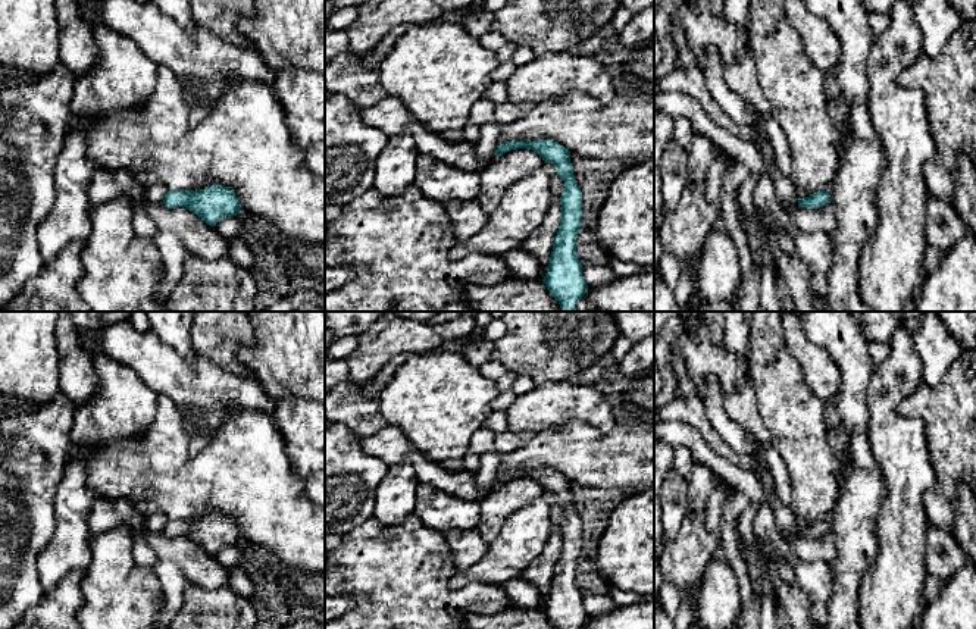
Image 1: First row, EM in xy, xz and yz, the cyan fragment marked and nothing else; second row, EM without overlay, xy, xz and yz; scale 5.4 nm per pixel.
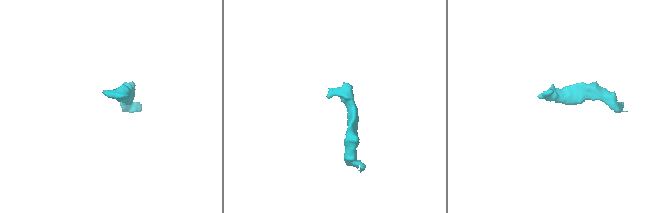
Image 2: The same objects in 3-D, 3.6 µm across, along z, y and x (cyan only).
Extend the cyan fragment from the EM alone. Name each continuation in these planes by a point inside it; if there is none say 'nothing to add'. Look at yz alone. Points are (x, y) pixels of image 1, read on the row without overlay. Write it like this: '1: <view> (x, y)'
1: yz (785, 519)

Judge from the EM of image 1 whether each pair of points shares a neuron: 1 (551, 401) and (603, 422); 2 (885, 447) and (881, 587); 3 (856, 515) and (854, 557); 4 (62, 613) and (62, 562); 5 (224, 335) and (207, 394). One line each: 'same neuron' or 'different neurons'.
1: same neuron
2: same neuron
3: same neuron
4: different neurons
5: different neurons

